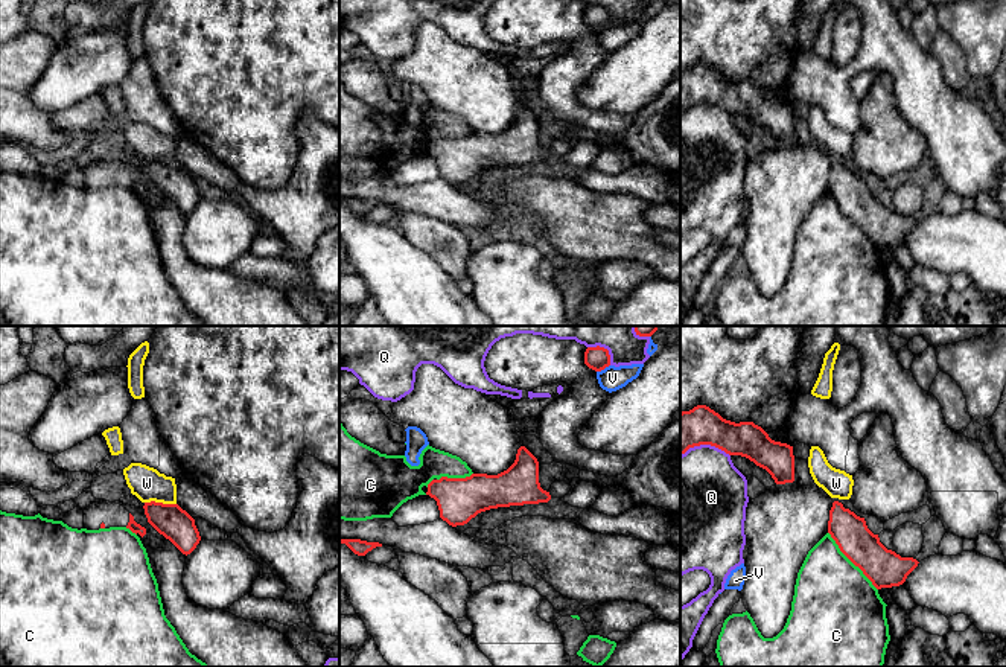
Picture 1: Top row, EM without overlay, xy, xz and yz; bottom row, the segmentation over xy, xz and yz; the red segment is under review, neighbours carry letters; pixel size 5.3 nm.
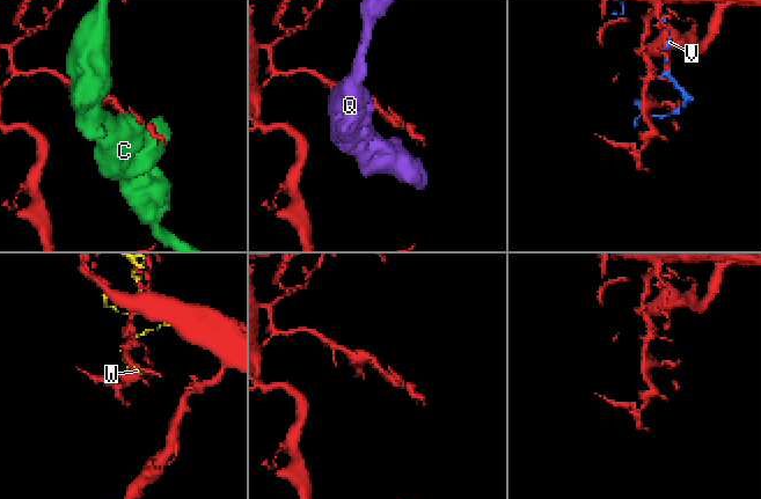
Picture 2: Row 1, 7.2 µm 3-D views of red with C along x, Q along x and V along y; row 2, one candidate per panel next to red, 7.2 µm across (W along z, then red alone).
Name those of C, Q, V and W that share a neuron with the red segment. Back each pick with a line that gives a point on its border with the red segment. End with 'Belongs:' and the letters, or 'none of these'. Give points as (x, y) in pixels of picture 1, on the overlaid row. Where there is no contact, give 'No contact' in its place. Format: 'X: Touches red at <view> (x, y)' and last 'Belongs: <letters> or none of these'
Belongs: none of these

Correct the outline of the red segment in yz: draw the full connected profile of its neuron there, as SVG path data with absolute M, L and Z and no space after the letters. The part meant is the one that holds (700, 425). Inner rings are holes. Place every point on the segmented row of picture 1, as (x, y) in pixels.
M706 405L680 413L680 455L689 448L711 445L741 455L766 469L776 484L794 481L793 446L775 442L753 422L731 422Z

